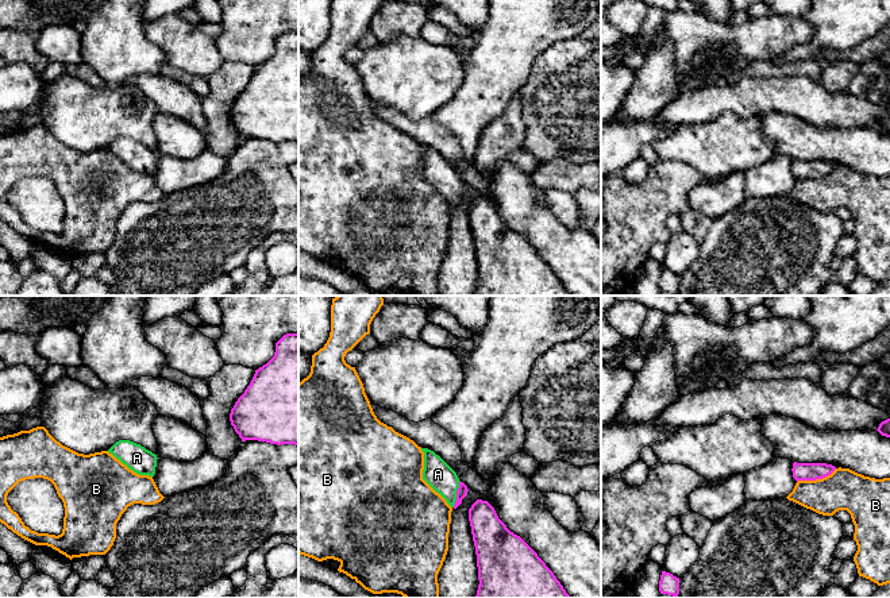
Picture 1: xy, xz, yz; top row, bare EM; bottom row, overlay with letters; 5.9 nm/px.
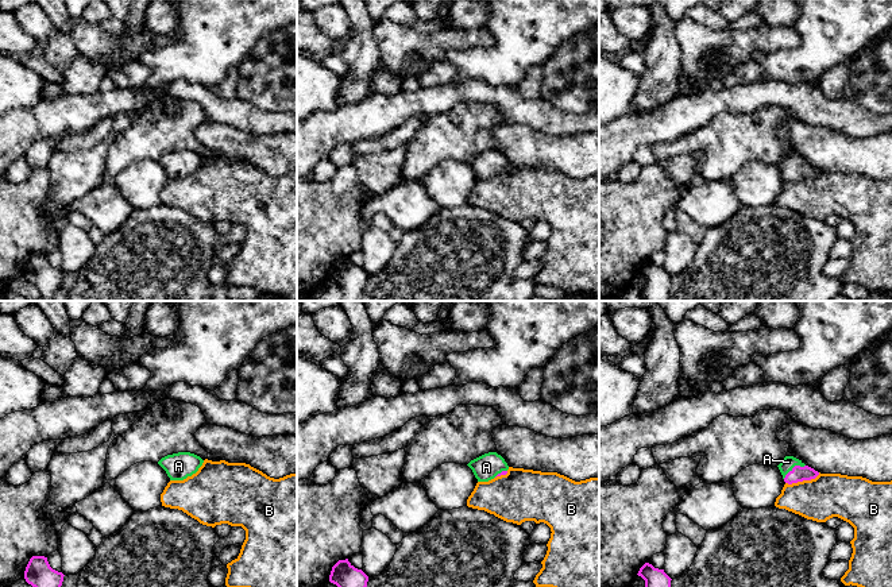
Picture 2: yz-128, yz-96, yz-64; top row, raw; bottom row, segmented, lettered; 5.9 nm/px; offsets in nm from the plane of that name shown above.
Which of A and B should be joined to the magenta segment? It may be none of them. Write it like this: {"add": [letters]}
{"add": ["A"]}

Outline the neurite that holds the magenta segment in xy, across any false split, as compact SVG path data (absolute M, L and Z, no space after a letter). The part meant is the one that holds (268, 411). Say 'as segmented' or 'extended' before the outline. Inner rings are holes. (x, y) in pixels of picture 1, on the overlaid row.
as segmented | M298 333L276 343L274 356L255 370L230 421L242 441L298 447Z

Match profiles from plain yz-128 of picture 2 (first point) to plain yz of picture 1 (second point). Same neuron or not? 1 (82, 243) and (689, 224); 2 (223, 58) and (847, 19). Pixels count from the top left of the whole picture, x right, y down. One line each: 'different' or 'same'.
1: different
2: same

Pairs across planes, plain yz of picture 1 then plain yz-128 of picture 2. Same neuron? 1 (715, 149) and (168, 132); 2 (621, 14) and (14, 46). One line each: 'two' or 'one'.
1: one
2: two

